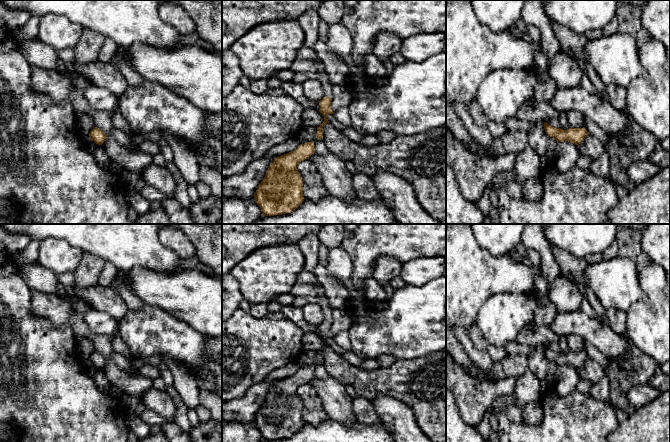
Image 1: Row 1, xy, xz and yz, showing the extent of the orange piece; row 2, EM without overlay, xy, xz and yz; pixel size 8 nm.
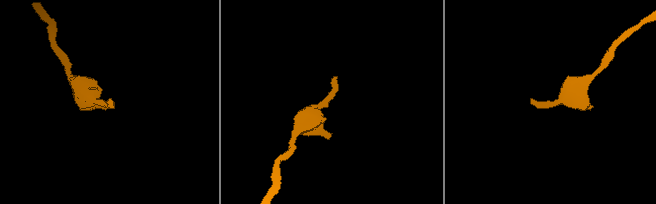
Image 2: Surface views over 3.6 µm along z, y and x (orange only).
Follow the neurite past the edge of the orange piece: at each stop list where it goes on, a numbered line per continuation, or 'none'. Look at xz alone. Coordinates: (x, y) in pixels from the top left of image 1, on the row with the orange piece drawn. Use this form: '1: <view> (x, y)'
1: xz (323, 78)

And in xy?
none

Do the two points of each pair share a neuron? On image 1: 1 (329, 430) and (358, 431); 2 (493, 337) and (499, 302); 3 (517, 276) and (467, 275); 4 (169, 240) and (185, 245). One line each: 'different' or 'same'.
1: same
2: same
3: same
4: same

